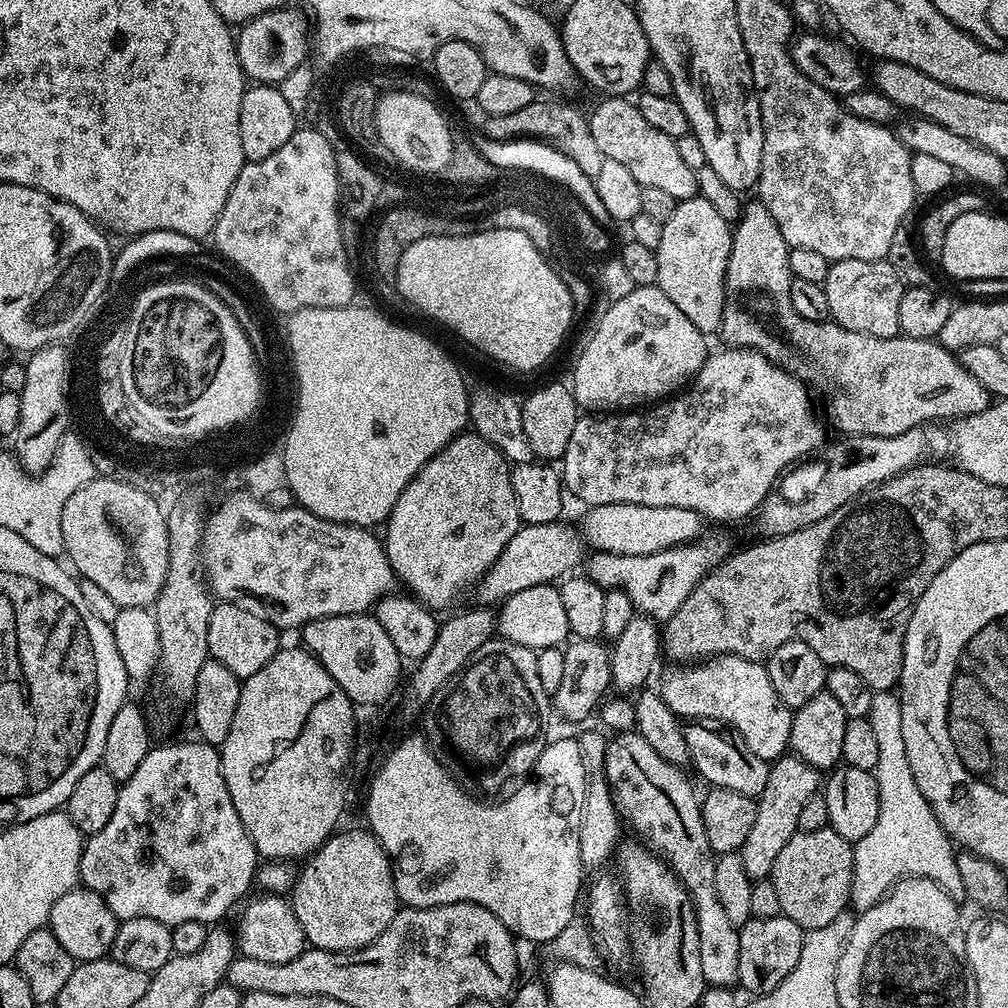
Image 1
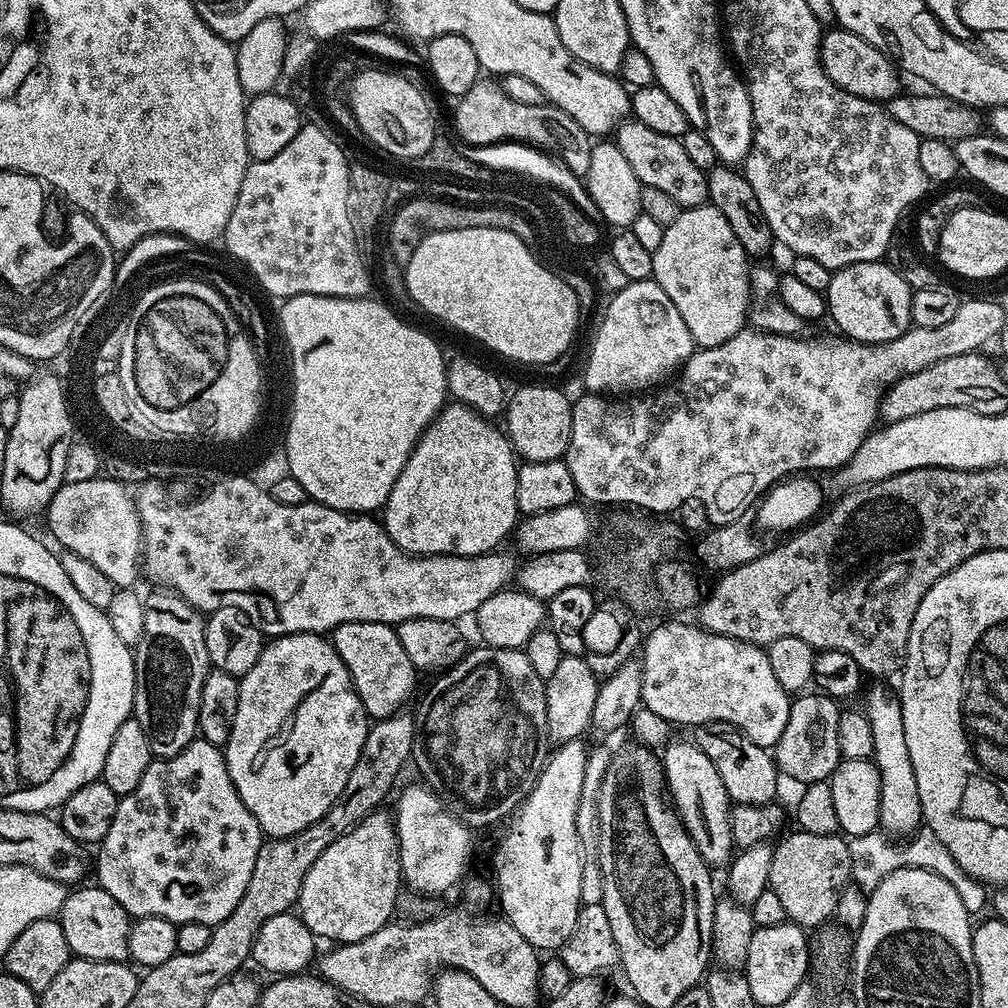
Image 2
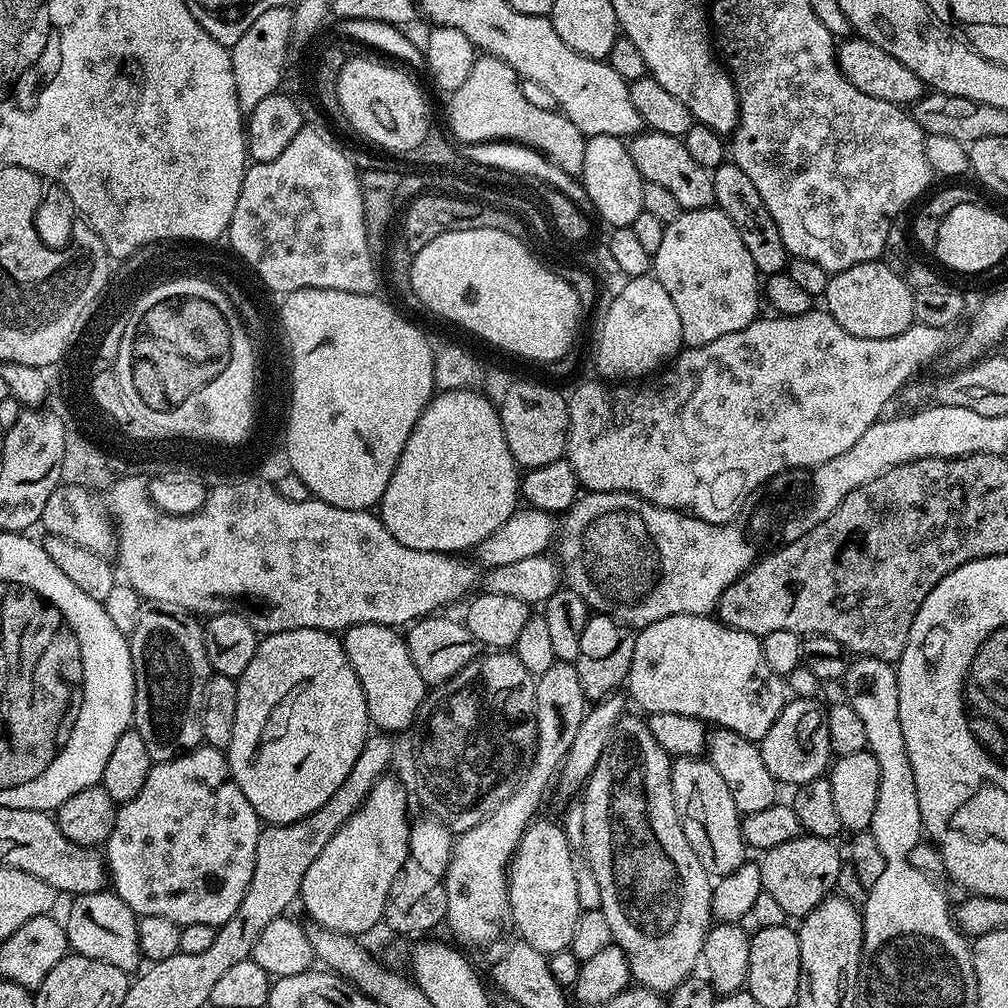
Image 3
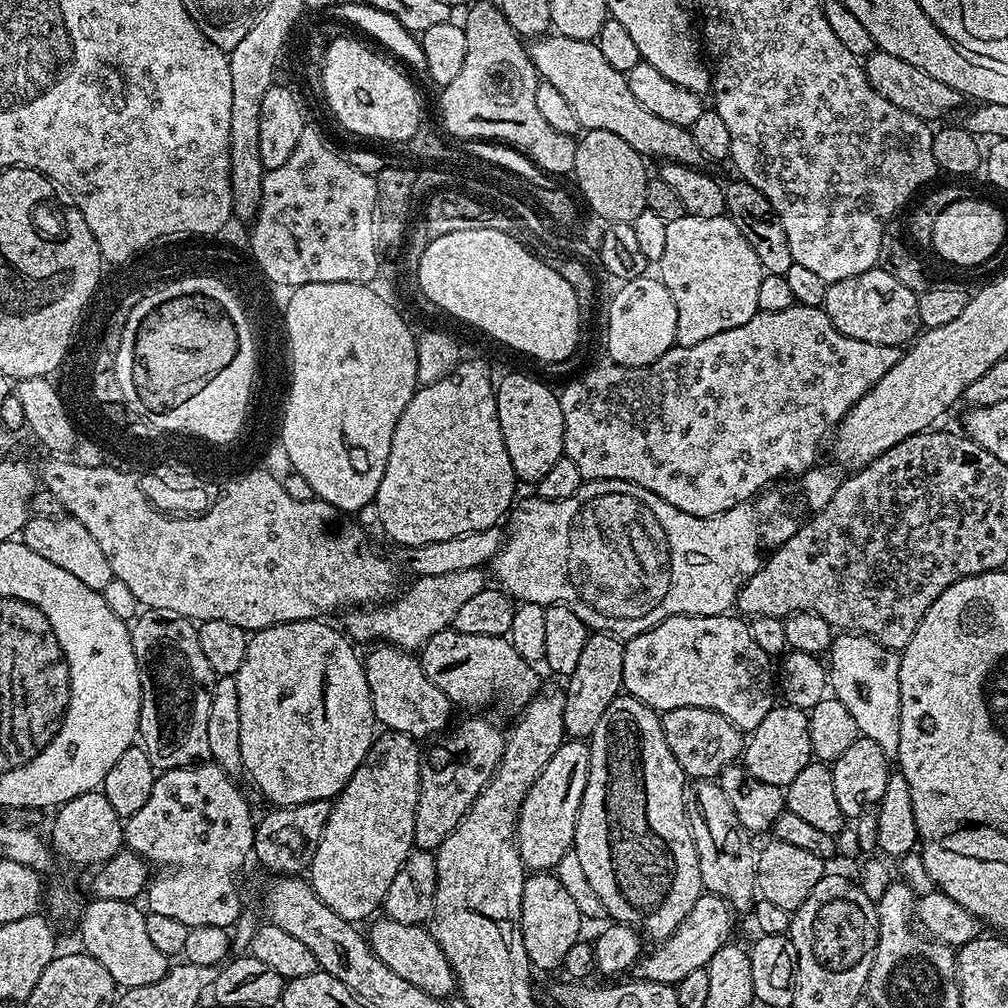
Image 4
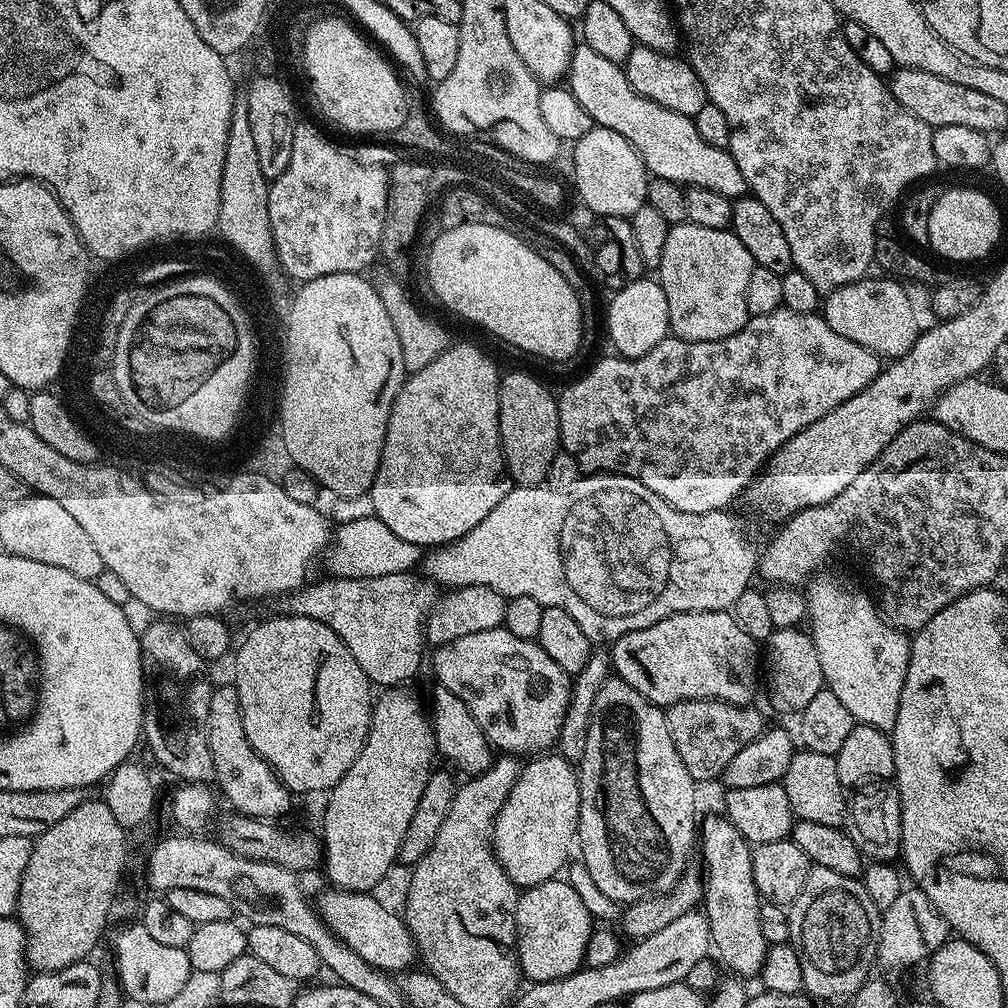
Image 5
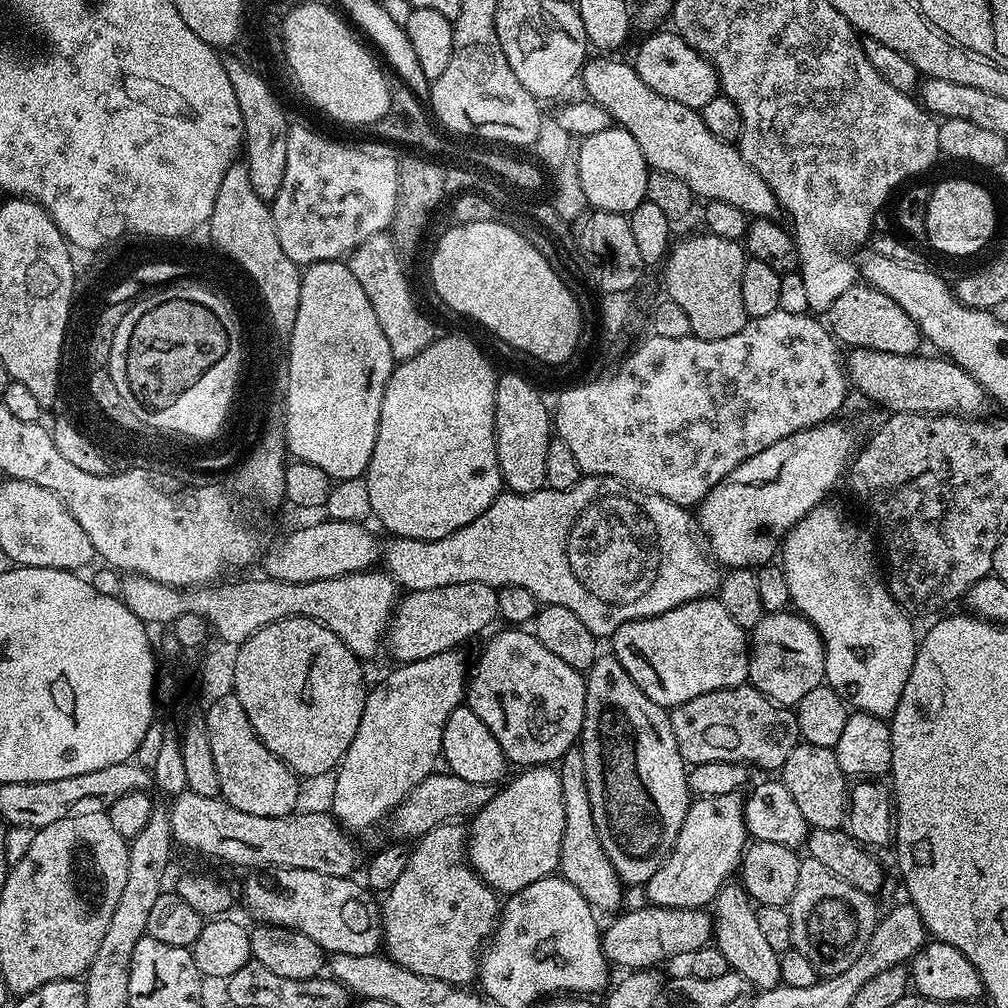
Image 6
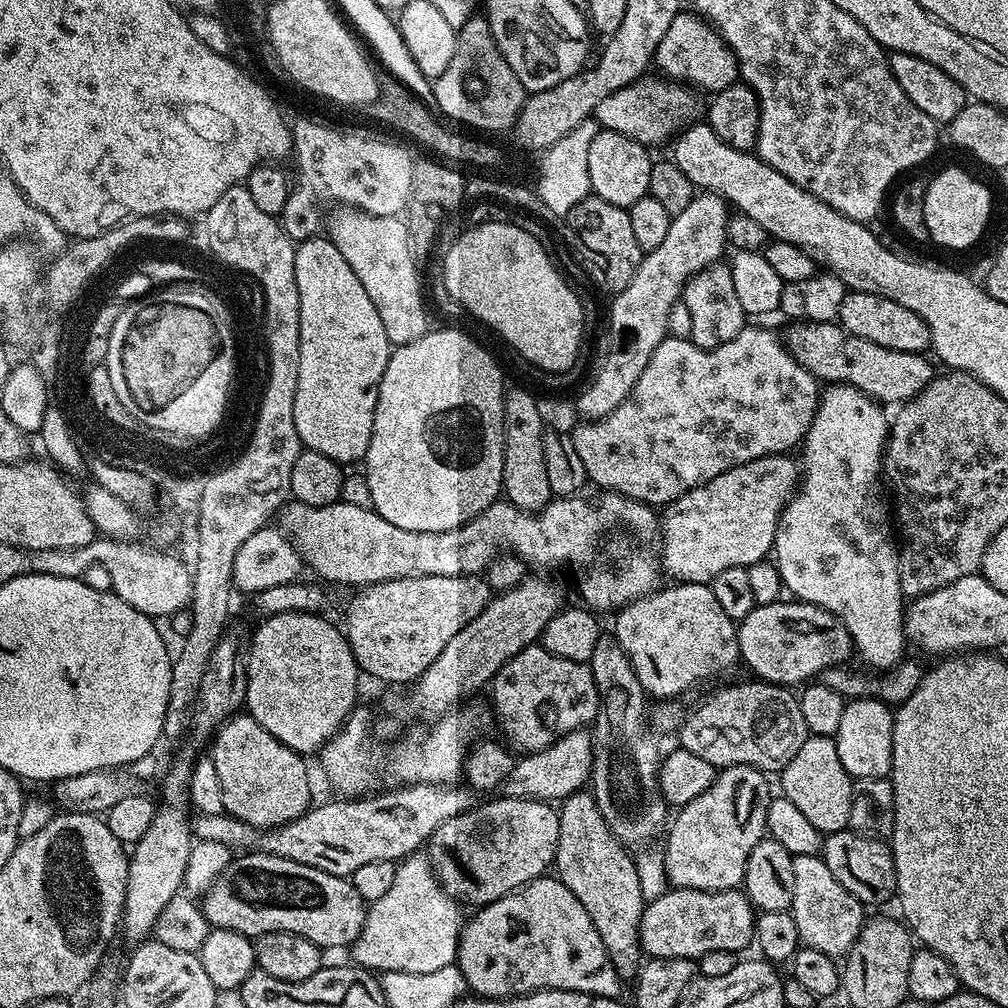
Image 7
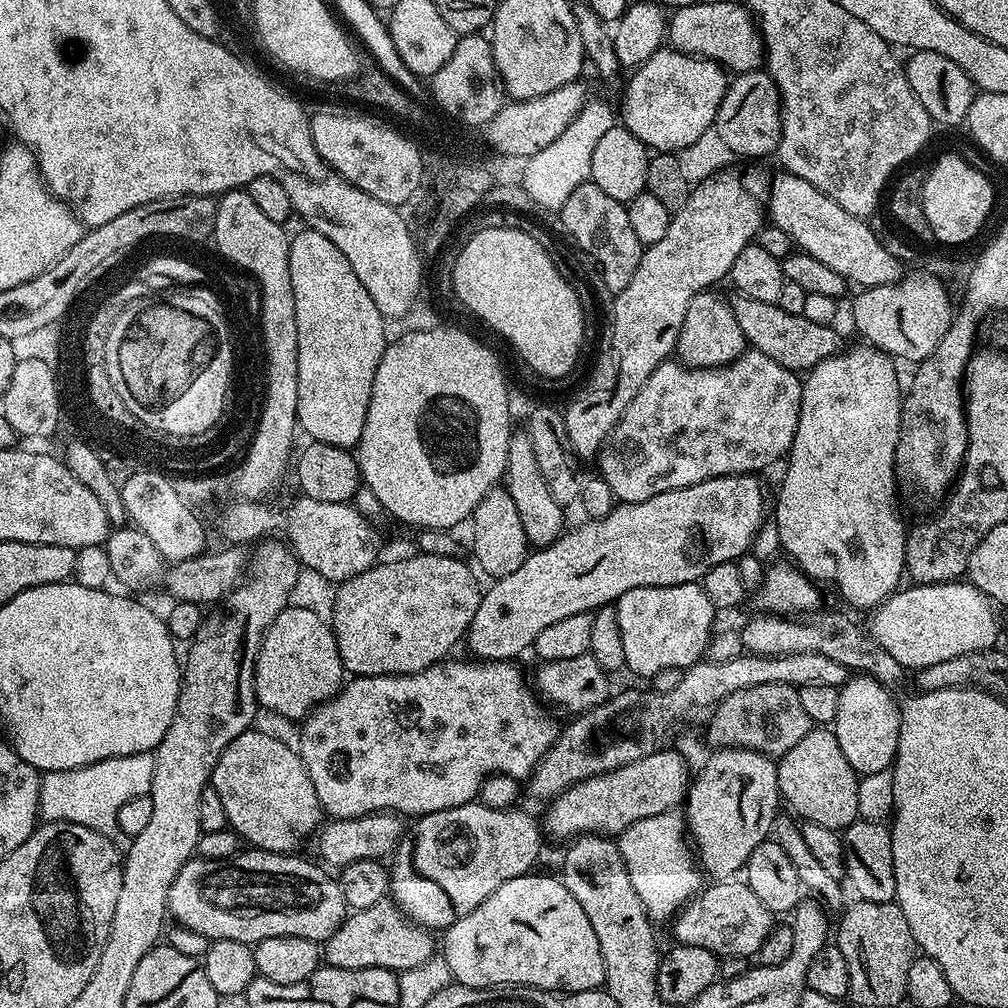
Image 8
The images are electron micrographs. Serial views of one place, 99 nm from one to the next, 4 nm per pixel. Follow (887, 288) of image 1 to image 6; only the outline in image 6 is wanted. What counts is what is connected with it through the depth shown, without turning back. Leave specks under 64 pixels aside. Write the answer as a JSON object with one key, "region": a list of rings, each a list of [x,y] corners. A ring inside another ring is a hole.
{"region":[[[863,282],[850,286],[850,290],[845,290],[834,301],[834,306],[830,306],[826,313],[826,327],[841,345],[849,349],[869,348],[903,356],[921,351],[922,337],[914,318],[910,318],[910,314],[906,314],[906,310],[902,310],[894,298]]]}

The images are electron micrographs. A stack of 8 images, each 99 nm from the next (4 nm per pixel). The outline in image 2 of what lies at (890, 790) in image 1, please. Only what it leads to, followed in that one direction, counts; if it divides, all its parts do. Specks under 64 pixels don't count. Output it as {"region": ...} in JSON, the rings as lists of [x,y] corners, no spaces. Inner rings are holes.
{"region":[[[877,830],[866,834],[865,836],[853,836],[848,840],[848,849],[850,850],[850,866],[852,867],[851,883],[860,888],[865,894],[873,892],[886,874],[890,874],[899,868],[925,868],[927,872],[938,874],[950,882],[950,886],[958,893],[958,898],[962,898],[962,906],[966,906],[969,916],[976,918],[983,908],[986,908],[985,885],[972,876],[967,876],[954,862],[950,850],[938,842],[938,838],[933,832],[920,830],[911,837],[913,839],[909,844],[891,844],[889,837],[883,831]]]}

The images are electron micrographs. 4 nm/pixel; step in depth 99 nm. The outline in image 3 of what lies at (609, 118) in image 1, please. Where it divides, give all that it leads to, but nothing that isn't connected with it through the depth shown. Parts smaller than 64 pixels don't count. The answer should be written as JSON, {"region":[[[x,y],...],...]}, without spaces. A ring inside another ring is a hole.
{"region":[[[645,130],[639,136],[631,137],[628,153],[630,158],[634,158],[634,166],[638,166],[638,174],[645,184],[663,186],[677,200],[681,210],[693,212],[715,205],[711,171],[694,162],[694,157],[690,155],[690,150],[686,150],[681,137]]]}

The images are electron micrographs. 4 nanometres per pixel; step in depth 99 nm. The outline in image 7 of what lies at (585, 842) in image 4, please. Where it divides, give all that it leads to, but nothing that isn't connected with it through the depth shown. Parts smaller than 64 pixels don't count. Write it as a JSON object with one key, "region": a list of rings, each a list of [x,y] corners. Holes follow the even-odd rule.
{"region":[[[601,634],[598,643],[594,646],[594,654],[587,663],[594,674],[594,686],[598,686],[600,695],[600,709],[590,725],[592,737],[590,791],[598,802],[598,810],[602,810],[602,818],[606,818],[606,826],[610,826],[614,838],[618,838],[618,842],[625,848],[636,850],[644,846],[639,846],[639,844],[646,843],[655,832],[663,833],[670,820],[670,805],[660,793],[658,773],[662,751],[660,752],[659,742],[651,736],[653,733],[648,725],[650,700],[644,687],[638,682],[638,674],[634,674],[634,666],[630,666],[630,658],[626,654],[626,650],[622,650],[615,635]]]}

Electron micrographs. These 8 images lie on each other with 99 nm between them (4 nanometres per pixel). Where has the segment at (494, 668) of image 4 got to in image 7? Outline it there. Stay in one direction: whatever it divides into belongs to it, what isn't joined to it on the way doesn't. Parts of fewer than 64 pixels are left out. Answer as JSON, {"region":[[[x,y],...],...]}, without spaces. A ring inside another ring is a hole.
{"region":[[[539,643],[531,644],[514,654],[514,658],[510,658],[510,662],[506,662],[506,666],[502,666],[502,670],[498,670],[498,674],[492,679],[490,691],[490,707],[498,724],[504,727],[504,732],[508,735],[507,743],[513,749],[521,748],[519,751],[524,754],[546,750],[546,746],[558,742],[566,734],[587,729],[600,709],[598,686],[594,686],[594,674],[588,663],[558,658],[541,648]]]}

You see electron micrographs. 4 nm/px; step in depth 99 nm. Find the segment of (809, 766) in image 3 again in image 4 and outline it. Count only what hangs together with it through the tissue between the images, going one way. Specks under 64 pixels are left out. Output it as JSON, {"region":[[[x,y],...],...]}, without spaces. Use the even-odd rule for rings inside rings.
{"region":[[[785,702],[772,707],[770,714],[758,722],[756,729],[744,741],[743,768],[758,778],[758,782],[770,782],[770,786],[787,789],[788,784],[794,782],[794,777],[802,774],[813,760],[808,712]]]}

